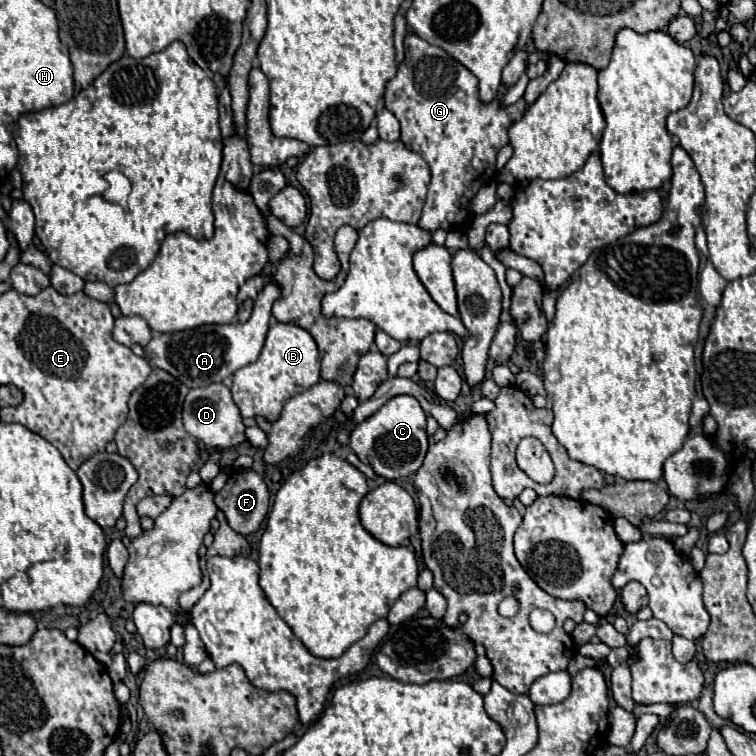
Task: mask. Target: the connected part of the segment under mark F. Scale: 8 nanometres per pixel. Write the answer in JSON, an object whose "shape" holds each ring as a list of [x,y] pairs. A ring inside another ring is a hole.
{"shape":[[[255,470],[231,472],[225,486],[215,494],[215,504],[223,510],[227,524],[247,536],[259,530],[269,510],[269,488]]]}

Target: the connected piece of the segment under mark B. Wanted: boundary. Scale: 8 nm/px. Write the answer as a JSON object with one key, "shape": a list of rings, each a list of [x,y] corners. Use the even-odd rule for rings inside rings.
{"shape":[[[277,322],[269,328],[257,362],[247,364],[233,374],[231,394],[243,418],[255,418],[261,414],[269,420],[275,420],[289,398],[309,390],[319,380],[319,352],[311,334],[297,324]]]}

